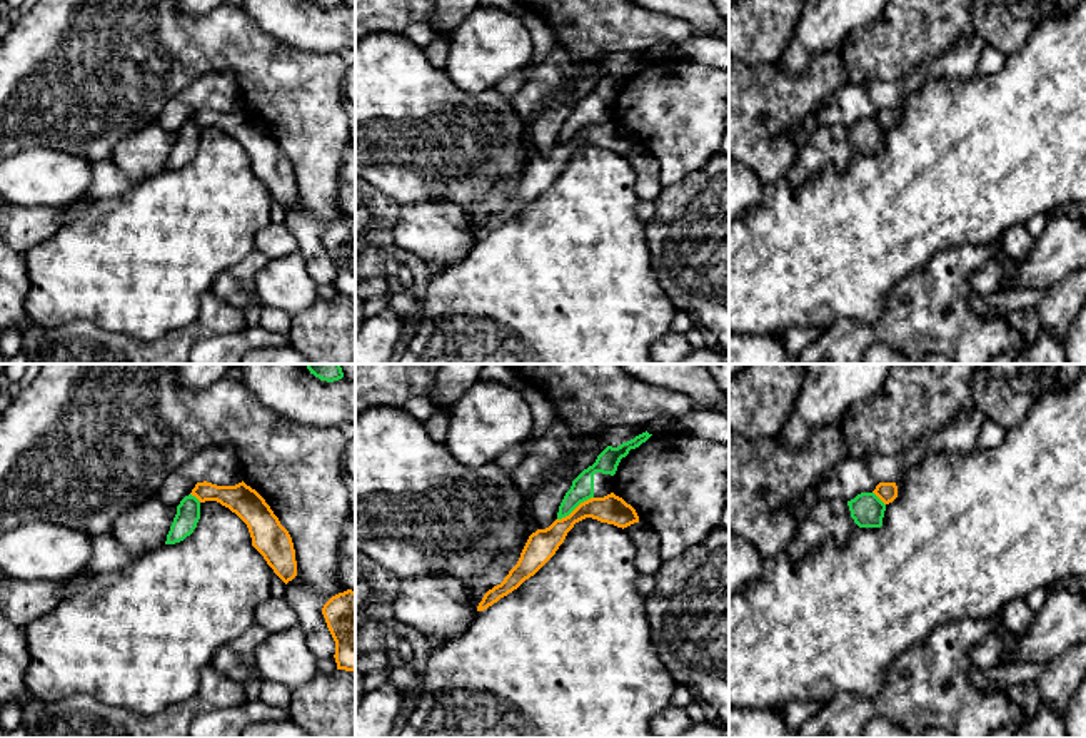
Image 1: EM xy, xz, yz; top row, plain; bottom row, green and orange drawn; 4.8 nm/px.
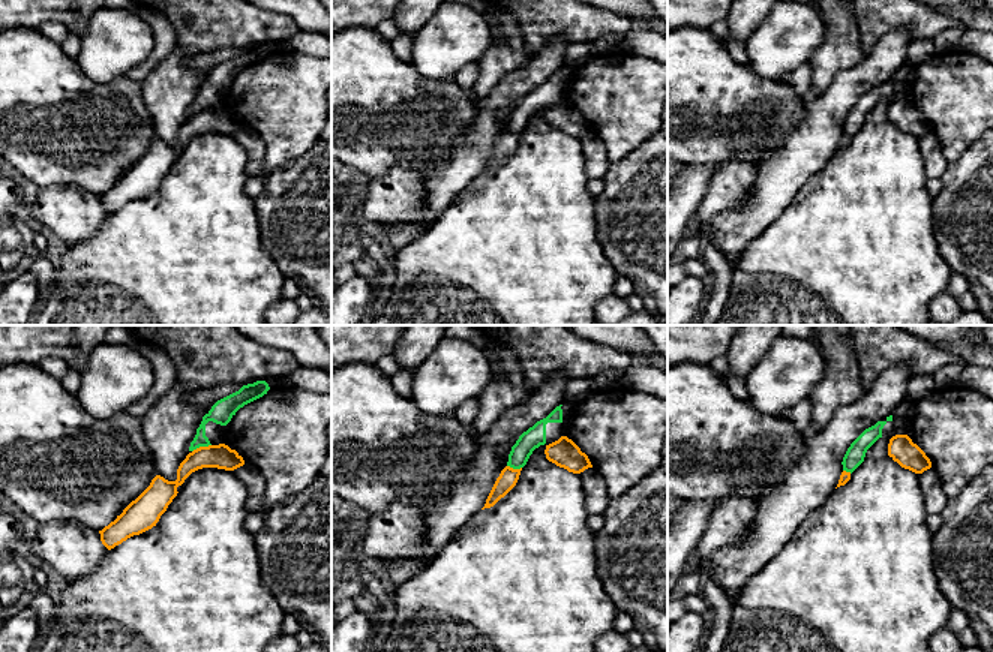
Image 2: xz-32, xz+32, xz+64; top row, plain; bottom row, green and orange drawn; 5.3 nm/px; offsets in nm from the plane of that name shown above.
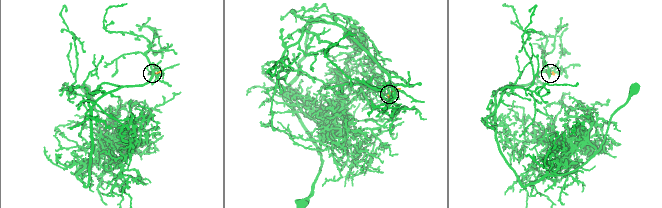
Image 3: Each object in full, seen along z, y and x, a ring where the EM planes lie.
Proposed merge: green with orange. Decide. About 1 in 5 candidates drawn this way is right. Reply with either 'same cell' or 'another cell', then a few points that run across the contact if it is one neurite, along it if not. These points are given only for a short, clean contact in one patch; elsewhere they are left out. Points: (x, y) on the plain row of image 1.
another cell; line xz (593, 122), (558, 146)

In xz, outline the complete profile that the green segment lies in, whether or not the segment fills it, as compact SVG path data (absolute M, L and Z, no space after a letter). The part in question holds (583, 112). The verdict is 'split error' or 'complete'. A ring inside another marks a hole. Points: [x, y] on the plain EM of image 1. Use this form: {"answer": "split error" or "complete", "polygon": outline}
{"answer": "split error", "polygon": "M647 57L636 62L634 65L622 68L617 73L607 72L596 85L592 92L584 95L574 107L571 115L566 119L557 145L569 142L581 129L591 124L604 124L612 119L612 102L622 83L629 80L631 75L639 73L652 60Z"}

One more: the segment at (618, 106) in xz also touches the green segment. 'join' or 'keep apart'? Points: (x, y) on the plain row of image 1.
keep apart

